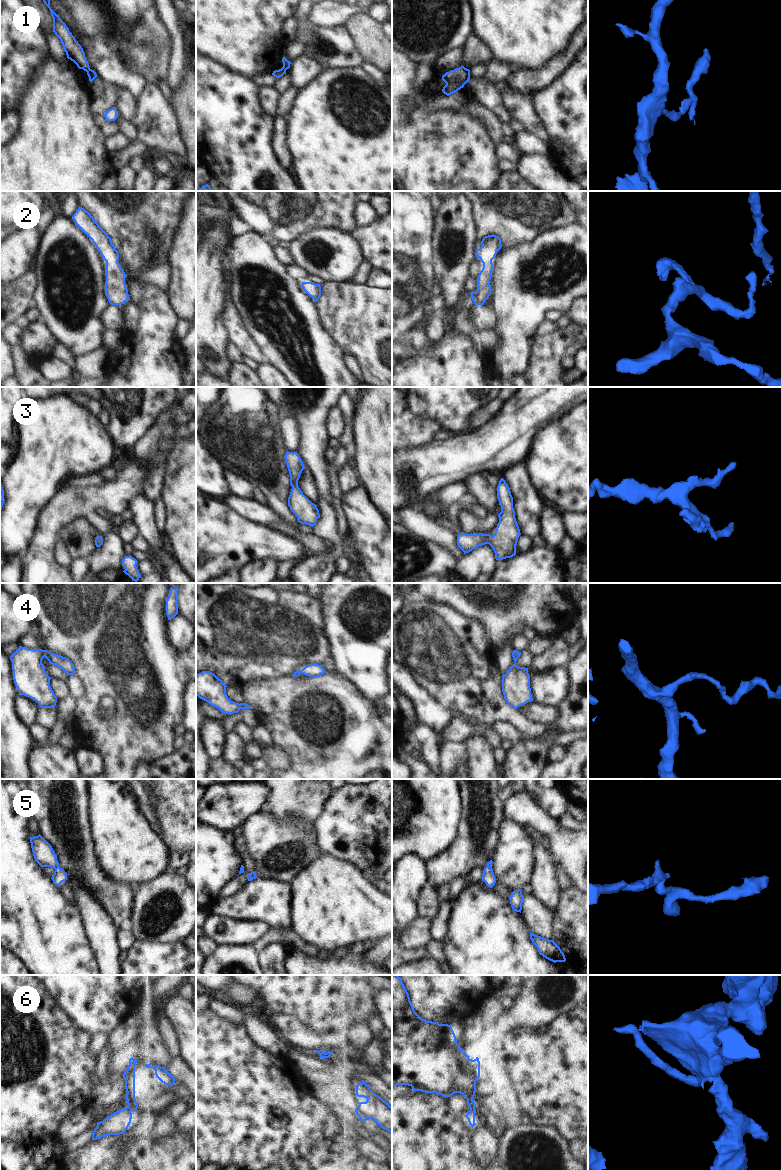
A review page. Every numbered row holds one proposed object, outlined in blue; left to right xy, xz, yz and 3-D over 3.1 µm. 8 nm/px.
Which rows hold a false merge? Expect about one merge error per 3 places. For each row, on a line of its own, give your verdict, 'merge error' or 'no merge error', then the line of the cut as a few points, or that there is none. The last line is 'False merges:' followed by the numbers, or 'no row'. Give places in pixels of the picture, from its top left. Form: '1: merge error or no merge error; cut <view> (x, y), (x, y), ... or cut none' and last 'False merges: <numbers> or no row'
1: merge error; cut xz (283, 66), (286, 69)
2: no merge error; cut none
3: no merge error; cut none
4: no merge error; cut none
5: no merge error; cut none
6: merge error; cut yz (474, 1107), (470, 1109)
False merges: 1, 6

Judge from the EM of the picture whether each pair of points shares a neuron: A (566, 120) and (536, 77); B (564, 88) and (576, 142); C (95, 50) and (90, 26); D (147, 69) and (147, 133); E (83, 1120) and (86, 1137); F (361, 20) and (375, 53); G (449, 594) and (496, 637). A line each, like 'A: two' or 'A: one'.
A: two
B: one
C: two
D: two
E: two
F: one
G: one

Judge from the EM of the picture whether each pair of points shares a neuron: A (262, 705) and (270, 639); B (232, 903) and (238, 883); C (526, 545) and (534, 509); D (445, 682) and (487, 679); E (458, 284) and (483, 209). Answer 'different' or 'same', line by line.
A: different
B: different
C: different
D: same
E: different

